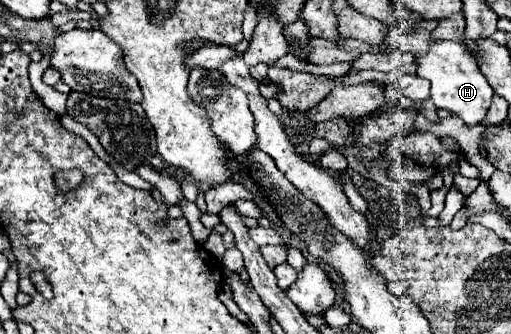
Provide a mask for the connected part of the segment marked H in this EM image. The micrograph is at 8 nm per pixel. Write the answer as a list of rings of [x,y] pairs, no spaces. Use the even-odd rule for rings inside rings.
[[[432,39],[428,53],[424,55],[414,55],[416,57],[416,65],[418,65],[418,75],[428,79],[432,89],[432,103],[436,107],[448,109],[454,115],[462,117],[466,121],[468,127],[478,125],[490,107],[490,99],[494,95],[492,87],[488,85],[486,77],[482,75],[482,71],[478,69],[478,63],[474,59],[472,53],[466,51],[466,47],[462,47],[458,41],[444,41],[444,39]]]

